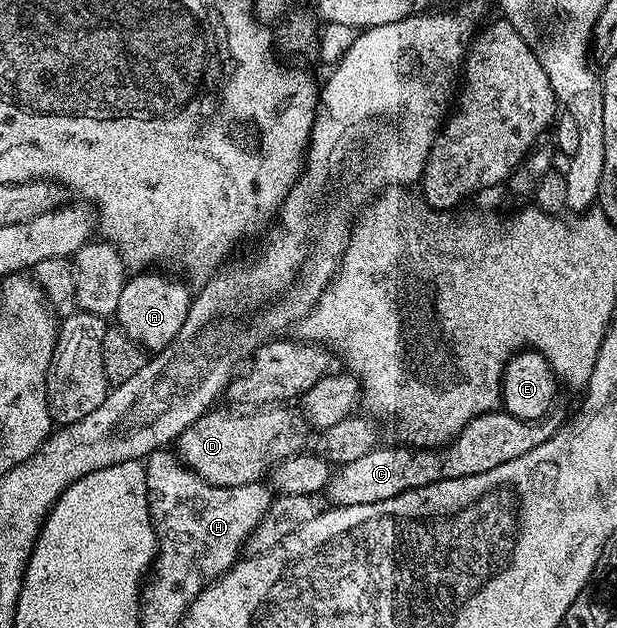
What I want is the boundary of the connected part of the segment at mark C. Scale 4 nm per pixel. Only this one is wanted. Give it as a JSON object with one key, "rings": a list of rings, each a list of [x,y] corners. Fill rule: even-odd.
{"rings":[[[560,407],[550,409],[547,416],[542,417],[540,421],[515,419],[504,411],[481,413],[475,419],[471,419],[467,427],[463,427],[463,431],[459,431],[459,435],[444,447],[436,449],[378,447],[367,451],[367,455],[362,455],[360,459],[336,466],[329,474],[329,482],[325,484],[323,493],[328,504],[333,507],[362,505],[379,503],[383,499],[395,499],[395,495],[427,487],[436,481],[479,475],[483,471],[491,471],[491,467],[499,467],[499,463],[507,463],[507,459],[519,459],[519,455],[535,451],[539,443],[547,443],[551,435],[558,433],[566,420],[567,413]]]}

